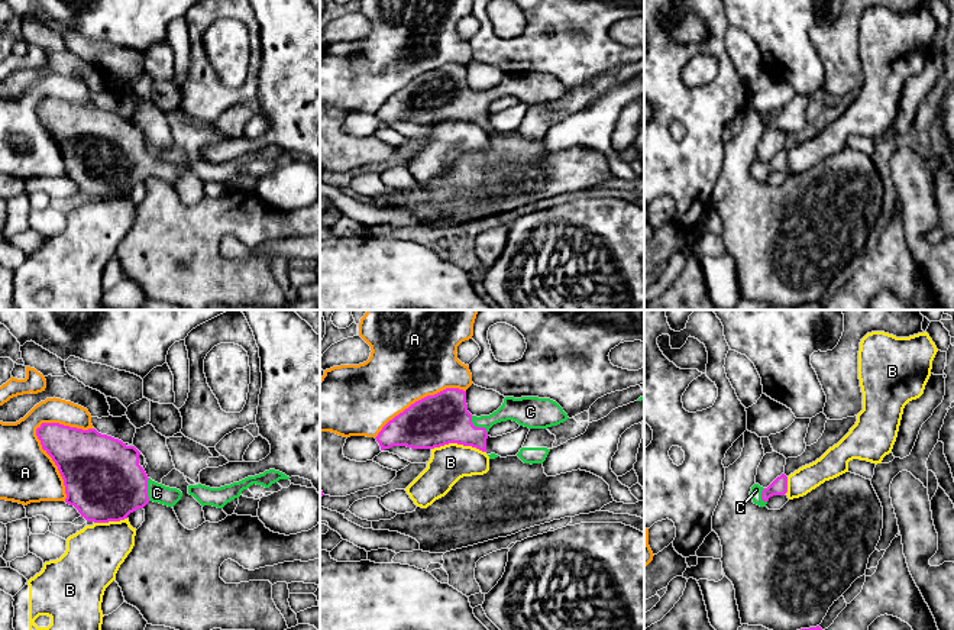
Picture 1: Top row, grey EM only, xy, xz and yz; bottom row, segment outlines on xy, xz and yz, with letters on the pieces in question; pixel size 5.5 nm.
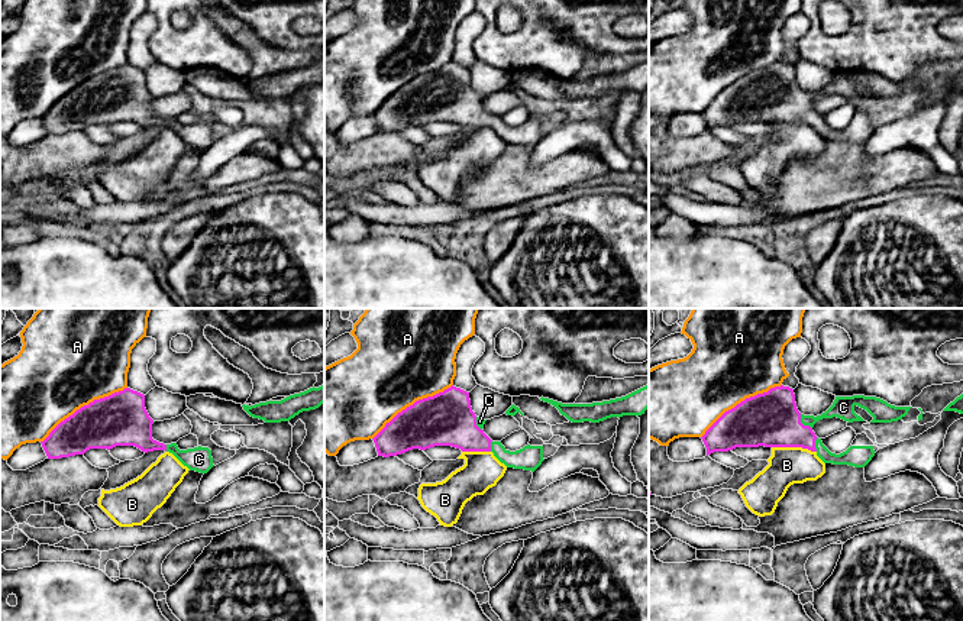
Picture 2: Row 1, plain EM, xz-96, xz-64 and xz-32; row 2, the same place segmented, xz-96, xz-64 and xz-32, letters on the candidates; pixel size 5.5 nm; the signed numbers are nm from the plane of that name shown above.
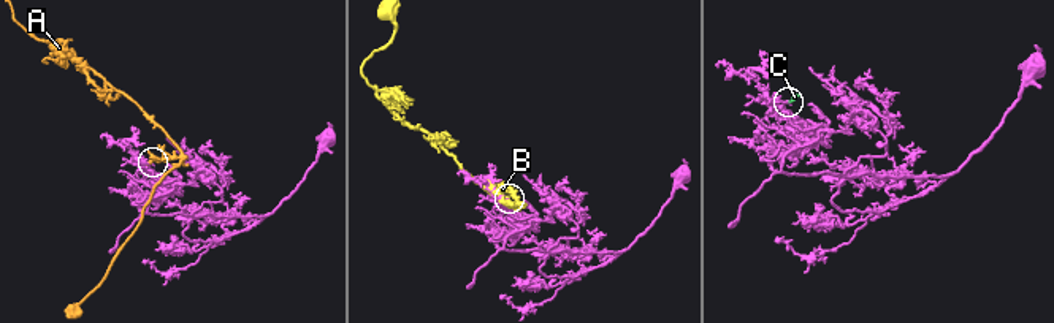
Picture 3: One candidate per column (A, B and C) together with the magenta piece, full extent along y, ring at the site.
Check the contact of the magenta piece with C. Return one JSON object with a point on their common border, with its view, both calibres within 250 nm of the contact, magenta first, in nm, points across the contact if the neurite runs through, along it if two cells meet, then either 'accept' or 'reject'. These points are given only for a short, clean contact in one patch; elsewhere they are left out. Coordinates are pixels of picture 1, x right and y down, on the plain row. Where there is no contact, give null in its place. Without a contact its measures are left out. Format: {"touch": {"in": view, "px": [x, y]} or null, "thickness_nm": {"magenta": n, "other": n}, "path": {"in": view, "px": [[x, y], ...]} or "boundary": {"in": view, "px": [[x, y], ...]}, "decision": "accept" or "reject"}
{"touch": {"in": "xz", "px": [478, 103]}, "thickness_nm": {"magenta": 280, "other": 130}, "path": {"in": "xz", "px": [[436, 96], [478, 103], [508, 86], [518, 86]]}, "decision": "accept"}

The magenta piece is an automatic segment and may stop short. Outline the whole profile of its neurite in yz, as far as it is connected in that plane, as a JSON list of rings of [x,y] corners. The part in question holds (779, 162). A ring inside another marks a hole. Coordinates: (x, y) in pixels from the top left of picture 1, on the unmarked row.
[[[782,149],[767,164],[754,159],[750,167],[750,174],[754,180],[766,182],[767,177],[773,171],[785,171],[788,168],[788,152]]]

